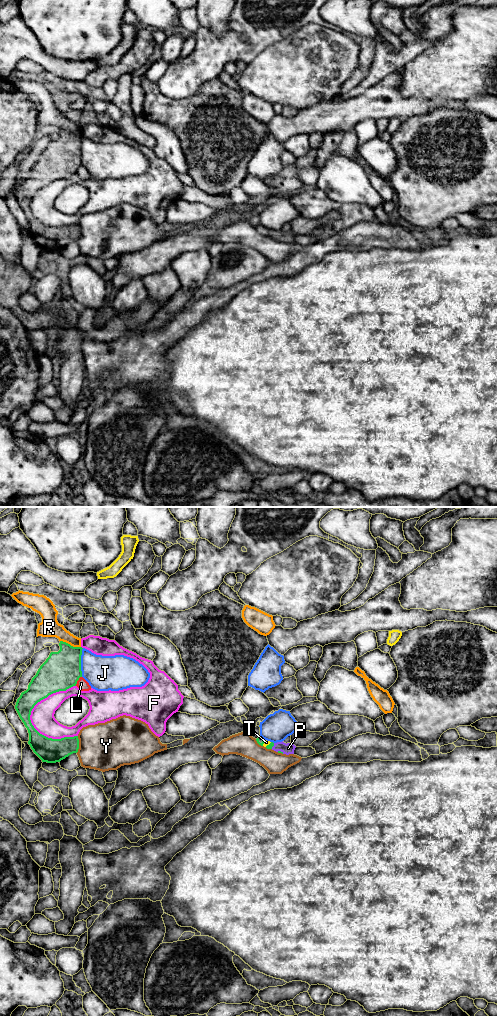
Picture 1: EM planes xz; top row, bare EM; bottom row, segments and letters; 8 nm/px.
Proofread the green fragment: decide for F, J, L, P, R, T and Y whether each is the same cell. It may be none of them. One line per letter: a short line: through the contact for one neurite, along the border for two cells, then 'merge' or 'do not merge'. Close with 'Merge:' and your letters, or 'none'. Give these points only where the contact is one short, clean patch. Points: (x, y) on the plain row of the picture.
F: do not merge
J: do not merge
L: do not merge
P: line xz (277, 239), (283, 241); do not merge
R: do not merge
T: merge
Y: do not merge
Merge: T

